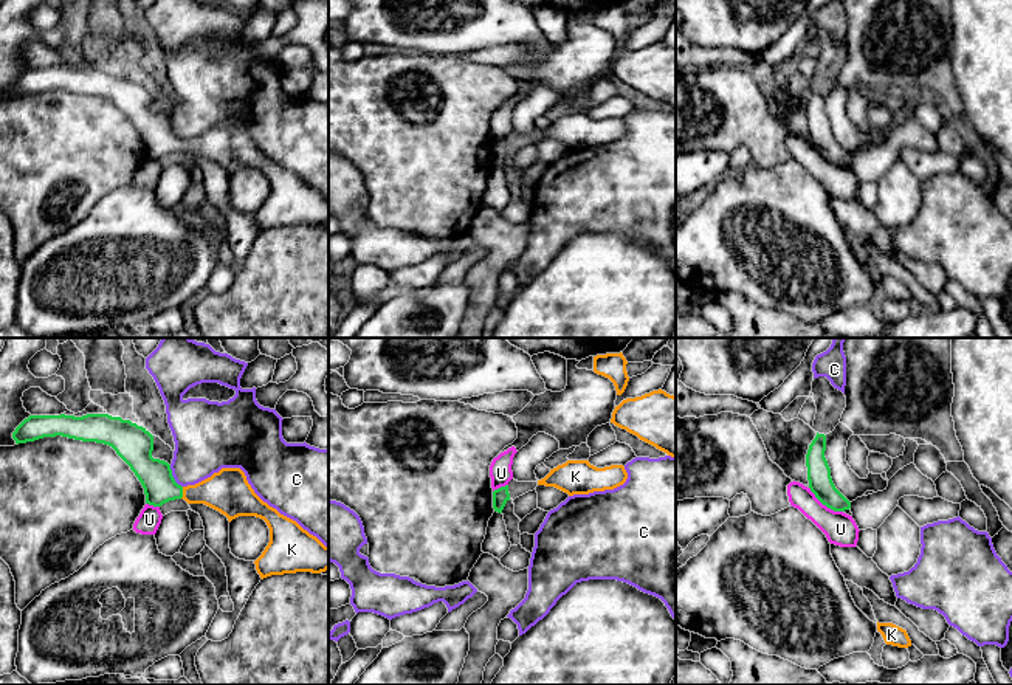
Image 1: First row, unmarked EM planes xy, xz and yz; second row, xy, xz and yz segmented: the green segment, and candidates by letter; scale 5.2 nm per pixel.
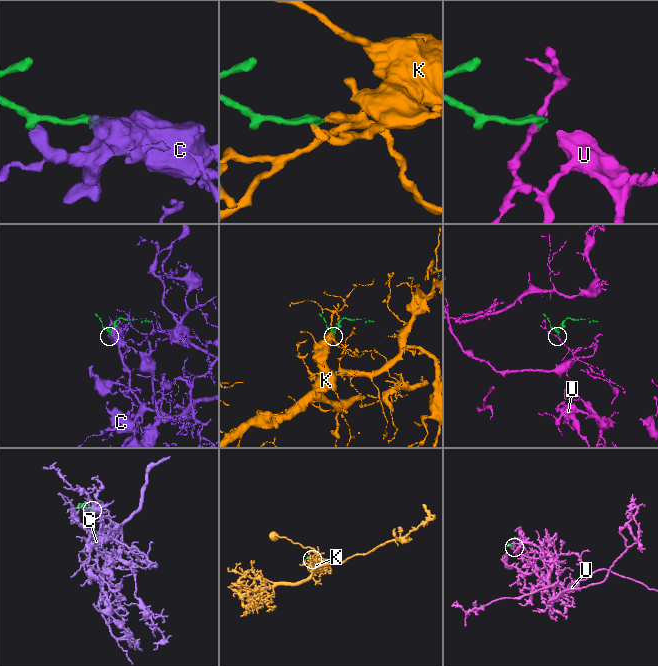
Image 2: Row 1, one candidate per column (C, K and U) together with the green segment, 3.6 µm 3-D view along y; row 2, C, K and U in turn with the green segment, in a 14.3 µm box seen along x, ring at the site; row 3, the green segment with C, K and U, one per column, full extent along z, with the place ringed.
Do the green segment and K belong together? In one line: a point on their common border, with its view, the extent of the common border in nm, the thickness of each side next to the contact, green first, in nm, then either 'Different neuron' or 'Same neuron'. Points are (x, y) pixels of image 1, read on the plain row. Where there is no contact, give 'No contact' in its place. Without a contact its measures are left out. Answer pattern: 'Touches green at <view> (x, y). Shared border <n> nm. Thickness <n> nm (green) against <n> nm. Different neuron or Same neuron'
Touches green at xy (182, 146). Shared border 70 nm. Thickness 170 nm (green) against 220 nm. Same neuron

